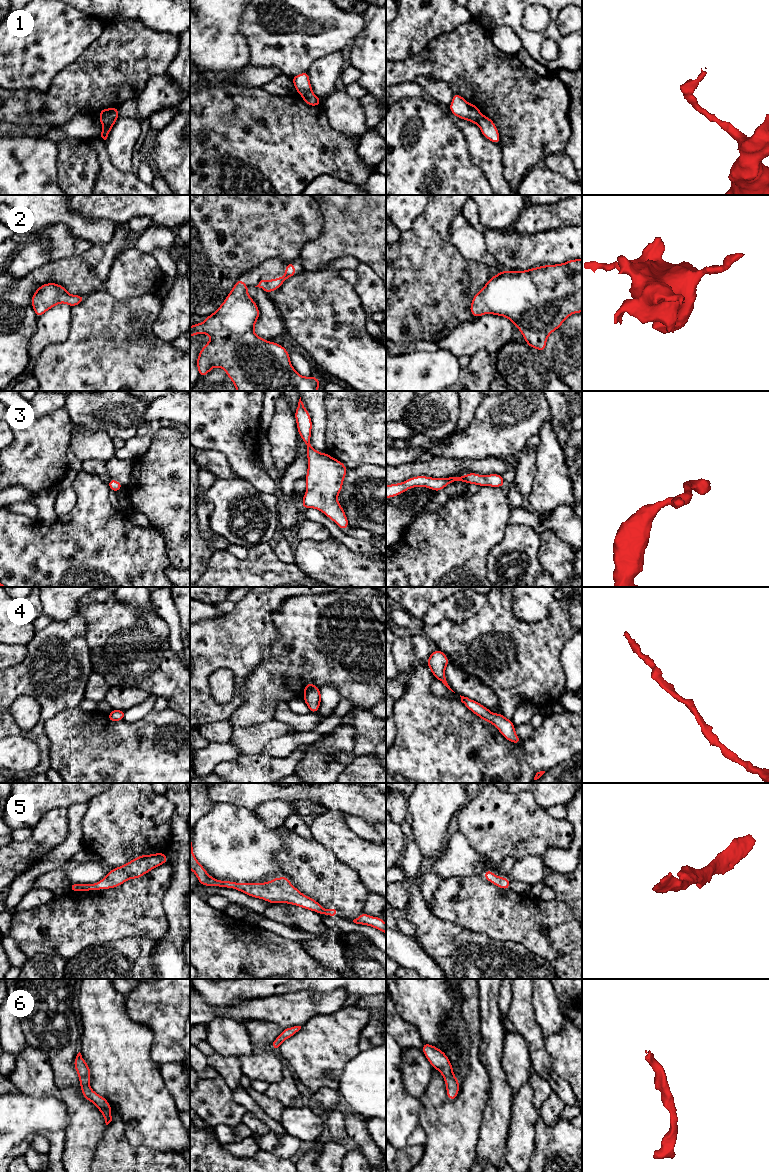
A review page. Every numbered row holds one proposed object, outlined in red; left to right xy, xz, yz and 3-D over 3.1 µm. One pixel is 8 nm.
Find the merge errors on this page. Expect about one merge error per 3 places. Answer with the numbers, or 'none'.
1

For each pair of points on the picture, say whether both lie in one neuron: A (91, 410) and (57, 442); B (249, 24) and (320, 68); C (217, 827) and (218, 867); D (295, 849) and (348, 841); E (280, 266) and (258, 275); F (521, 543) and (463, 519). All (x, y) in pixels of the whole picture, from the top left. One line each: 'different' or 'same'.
A: different
B: different
C: same
D: different
E: same
F: different

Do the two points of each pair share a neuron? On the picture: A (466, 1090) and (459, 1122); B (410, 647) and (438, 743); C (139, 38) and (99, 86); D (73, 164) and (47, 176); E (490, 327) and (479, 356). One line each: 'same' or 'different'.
A: same
B: different
C: same
D: different
E: different

